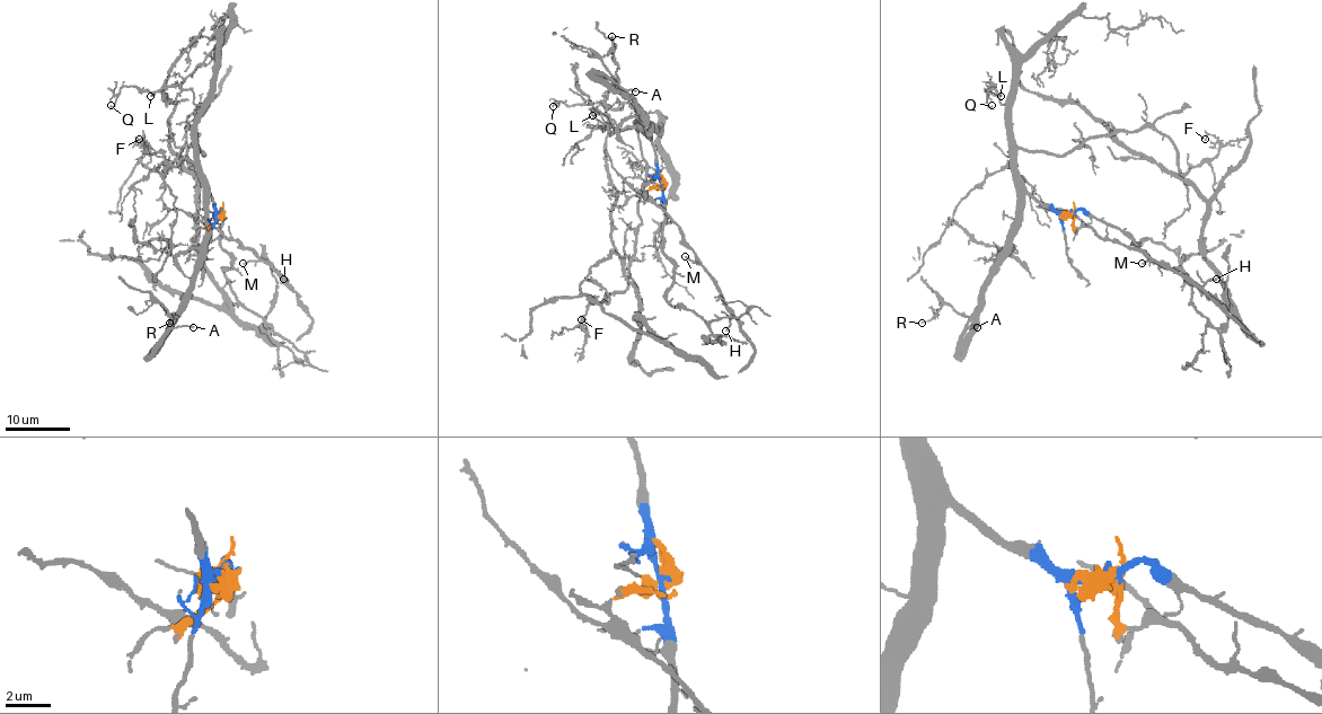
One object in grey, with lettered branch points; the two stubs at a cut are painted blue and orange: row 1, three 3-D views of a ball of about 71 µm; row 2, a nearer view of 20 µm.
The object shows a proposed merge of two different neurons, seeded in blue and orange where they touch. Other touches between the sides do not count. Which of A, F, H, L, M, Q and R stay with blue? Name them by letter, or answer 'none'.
A, F, L, Q, R

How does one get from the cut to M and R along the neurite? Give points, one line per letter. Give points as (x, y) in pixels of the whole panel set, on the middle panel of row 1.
M: (661, 183), (650, 187), (646, 194), (679, 228), (684, 243), (699, 263), (685, 257)
R: (661, 183), (649, 124), (602, 61), (613, 45), (611, 35)

